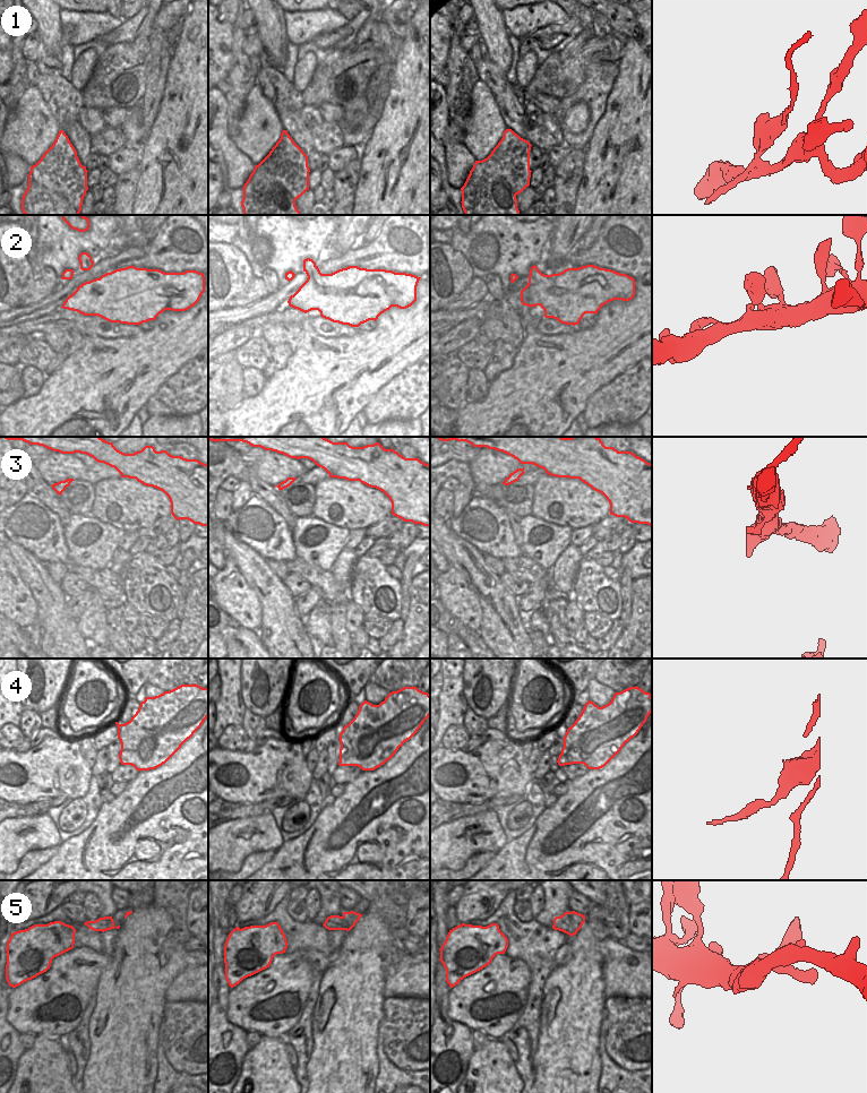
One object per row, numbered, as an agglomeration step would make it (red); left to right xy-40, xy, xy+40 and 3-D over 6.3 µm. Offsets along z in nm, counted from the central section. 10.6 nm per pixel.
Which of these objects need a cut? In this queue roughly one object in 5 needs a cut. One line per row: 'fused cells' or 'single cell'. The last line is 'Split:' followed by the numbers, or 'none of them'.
1: fused cells
2: single cell
3: single cell
4: fused cells
5: single cell
Split: 1, 4

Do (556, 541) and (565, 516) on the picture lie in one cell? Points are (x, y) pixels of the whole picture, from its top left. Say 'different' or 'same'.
different

